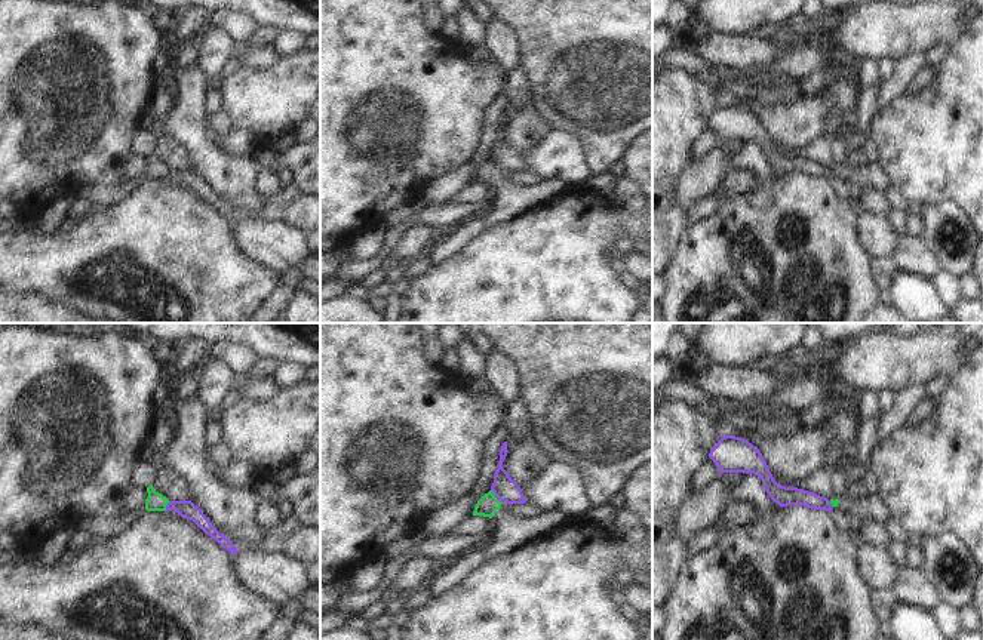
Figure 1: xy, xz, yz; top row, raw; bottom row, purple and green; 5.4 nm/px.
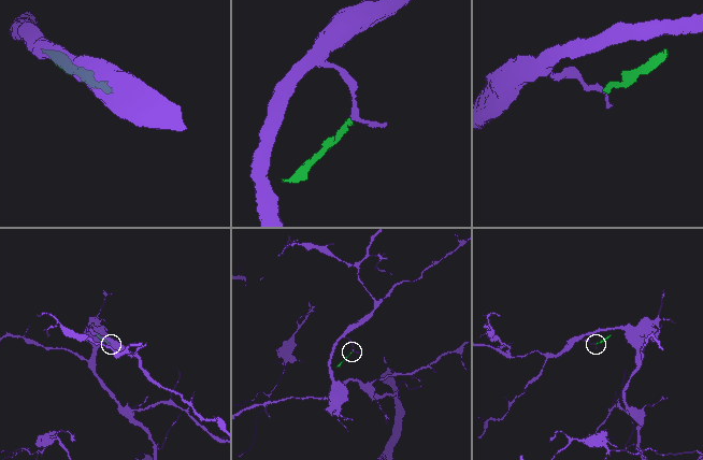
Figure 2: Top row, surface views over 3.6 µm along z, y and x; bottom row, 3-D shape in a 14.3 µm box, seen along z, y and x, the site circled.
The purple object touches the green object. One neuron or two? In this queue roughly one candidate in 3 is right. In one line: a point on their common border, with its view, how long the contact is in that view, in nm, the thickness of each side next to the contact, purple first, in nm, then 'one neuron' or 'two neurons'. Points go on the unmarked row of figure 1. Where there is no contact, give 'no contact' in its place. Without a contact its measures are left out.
contact xz (495, 165); length 100 nm; calibres 140 and 110 nm; two neurons

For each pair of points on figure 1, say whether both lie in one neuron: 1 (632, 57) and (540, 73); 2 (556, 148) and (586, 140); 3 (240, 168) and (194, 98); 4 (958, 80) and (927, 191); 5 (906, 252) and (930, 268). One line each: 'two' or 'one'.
1: one
2: two
3: one
4: one
5: one

